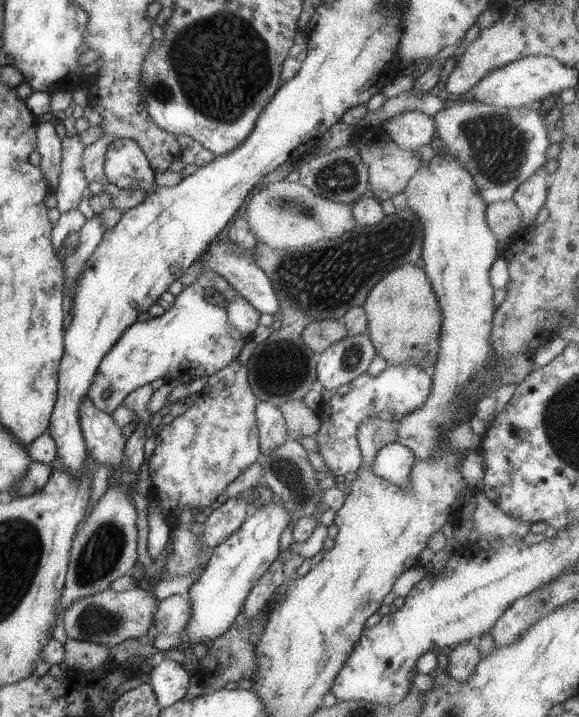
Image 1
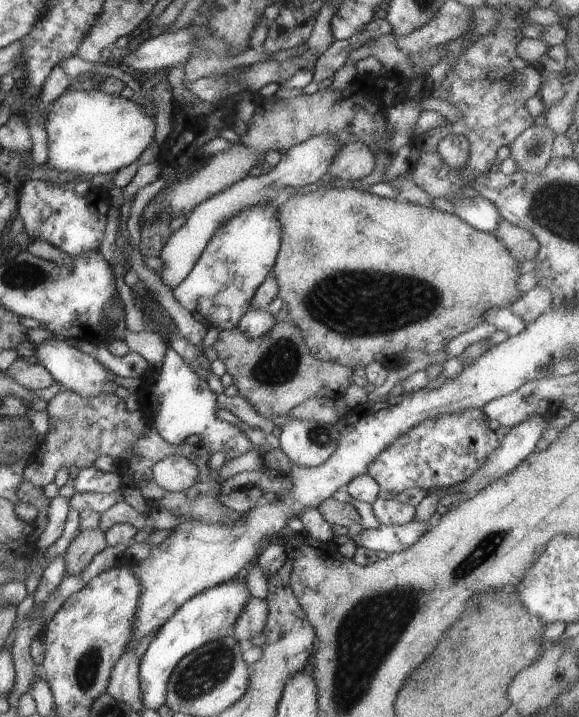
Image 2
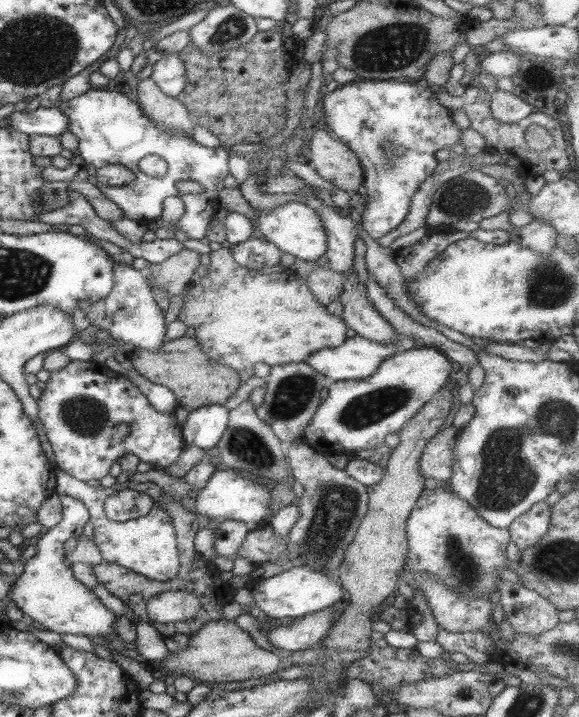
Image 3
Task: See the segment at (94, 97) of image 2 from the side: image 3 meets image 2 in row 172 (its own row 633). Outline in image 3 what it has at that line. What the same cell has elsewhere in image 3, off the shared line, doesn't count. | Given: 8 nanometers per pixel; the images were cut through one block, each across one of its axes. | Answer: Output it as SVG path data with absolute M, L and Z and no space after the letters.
M61 494L60 500L63 514L62 520L51 529L45 530L38 537L37 543L35 544L37 546L36 555L24 561L24 570L12 585L12 588L10 588L7 594L7 600L14 602L23 614L42 624L44 629L58 634L73 634L87 637L118 634L119 615L113 613L98 599L92 591L93 585L86 586L82 584L73 575L71 567L64 565L63 561L64 554L65 556L69 555L63 549L64 542L82 532L83 526L89 521L89 508L80 499L66 496L66 494Z

